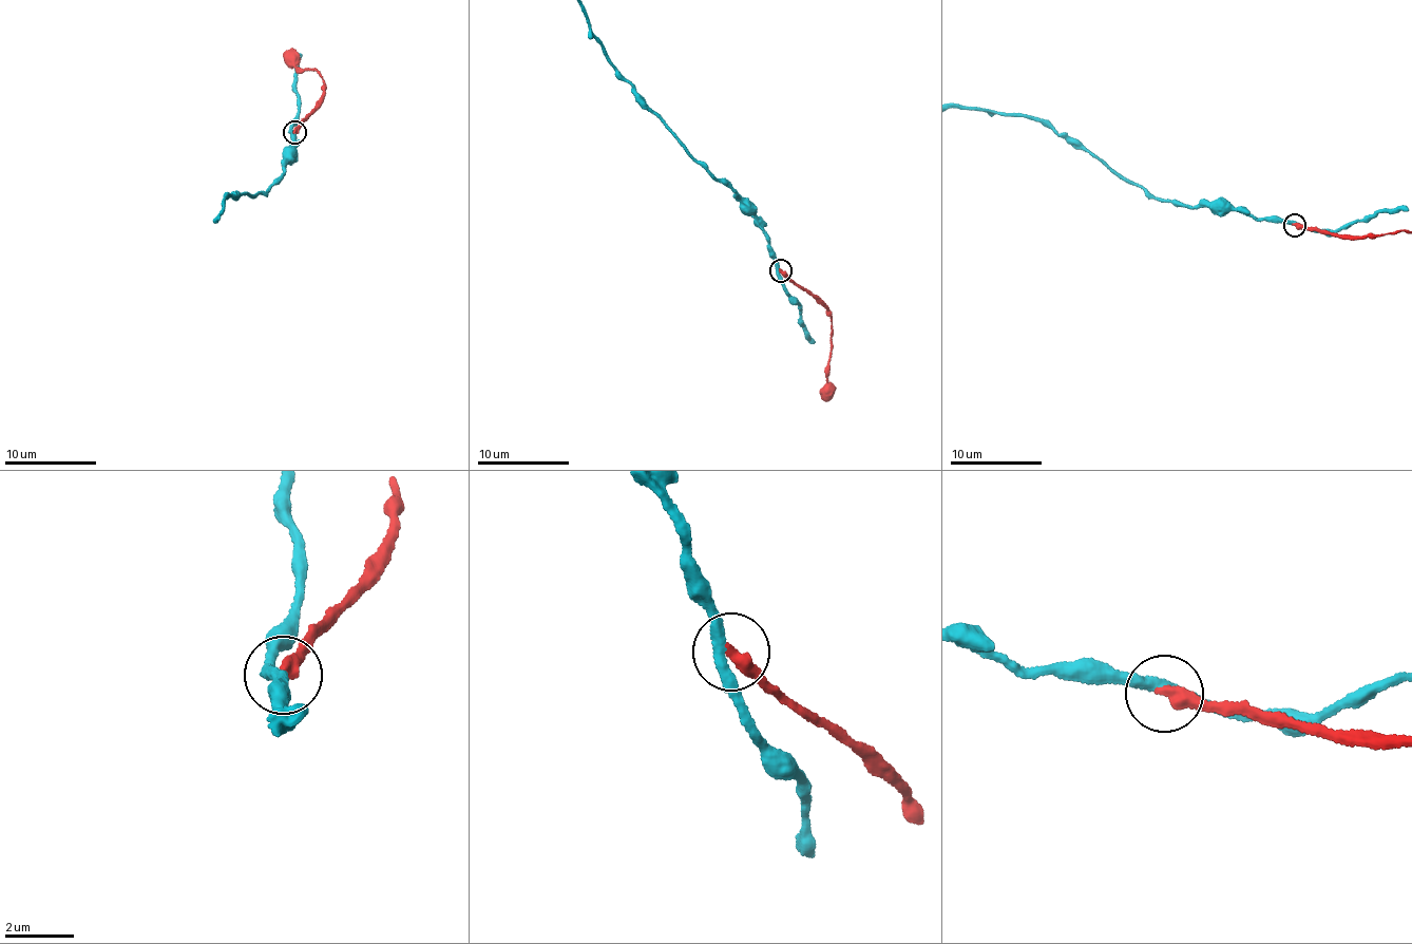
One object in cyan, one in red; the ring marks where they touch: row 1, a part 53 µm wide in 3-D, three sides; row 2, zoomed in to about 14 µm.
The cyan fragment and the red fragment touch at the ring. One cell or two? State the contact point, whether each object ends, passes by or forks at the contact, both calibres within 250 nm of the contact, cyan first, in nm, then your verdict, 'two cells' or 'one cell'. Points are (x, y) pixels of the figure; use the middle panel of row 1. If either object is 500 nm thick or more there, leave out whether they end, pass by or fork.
(780, 270) | cyan passes by | red ends | 320/420 nm | two cells

